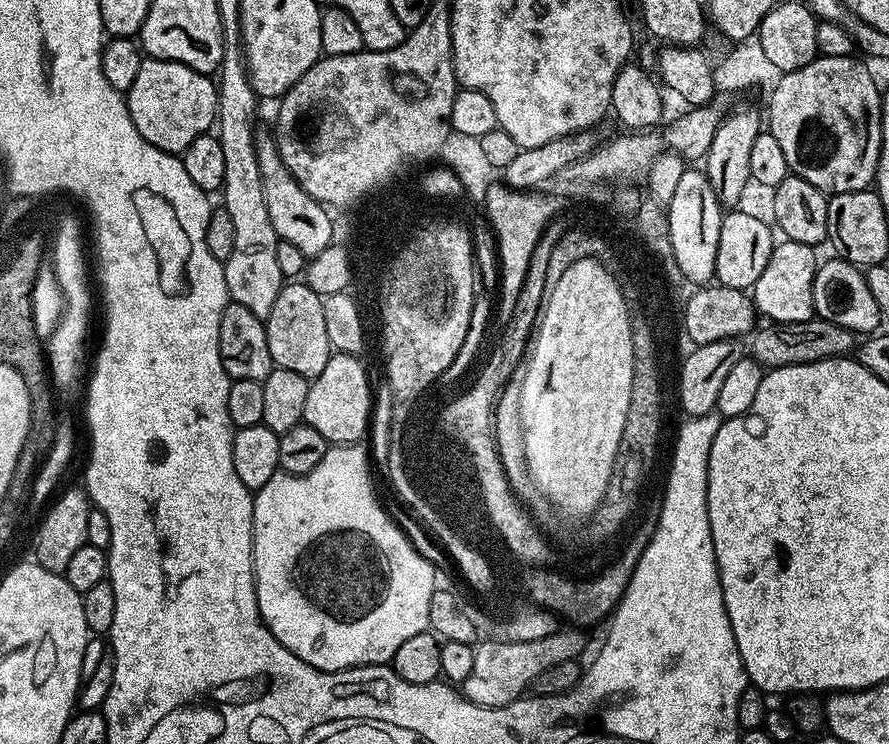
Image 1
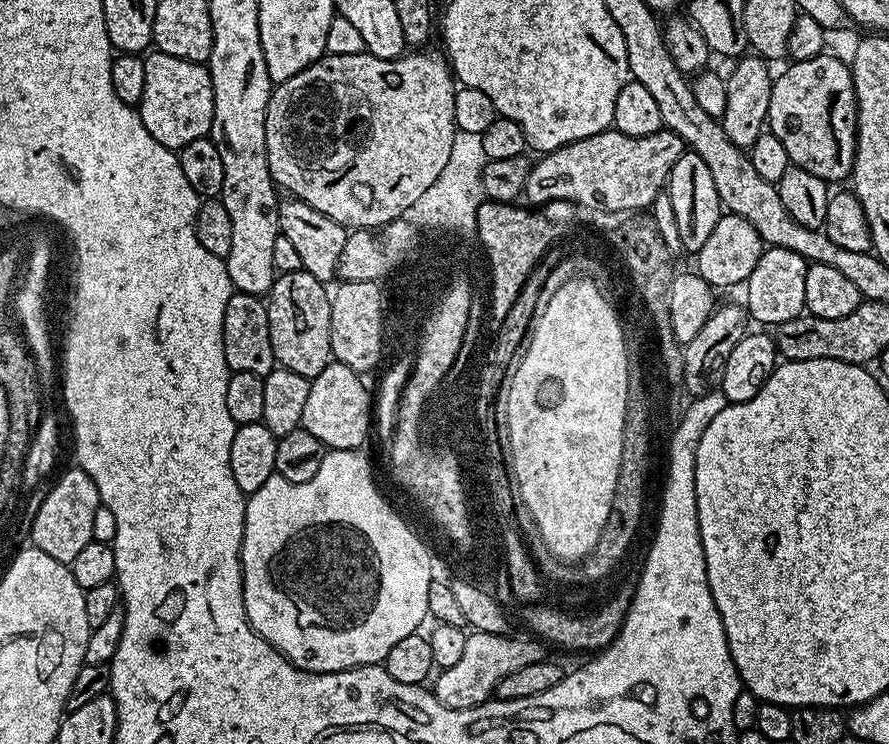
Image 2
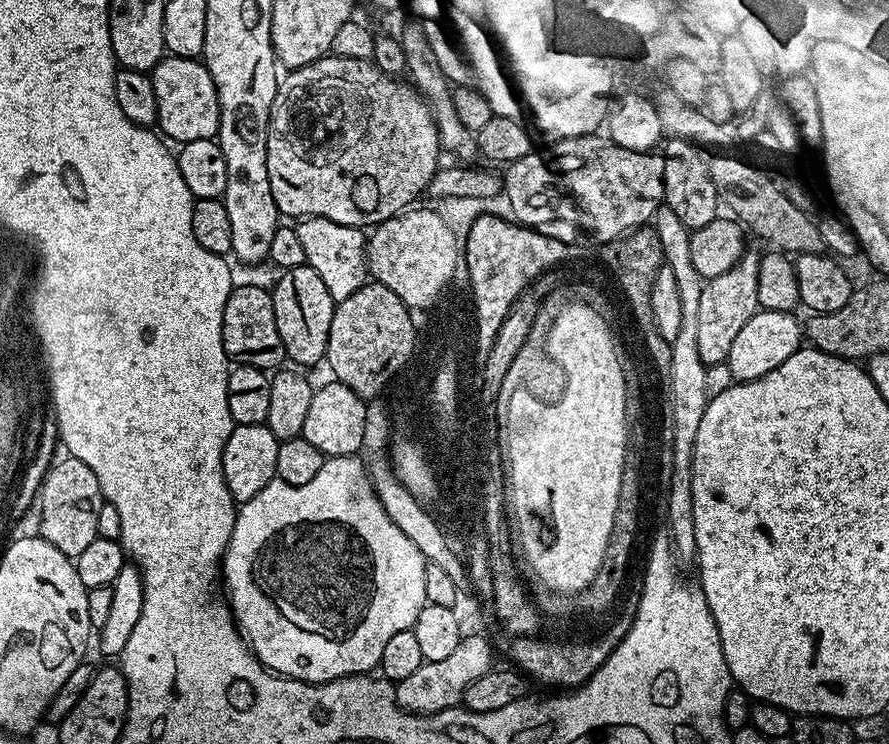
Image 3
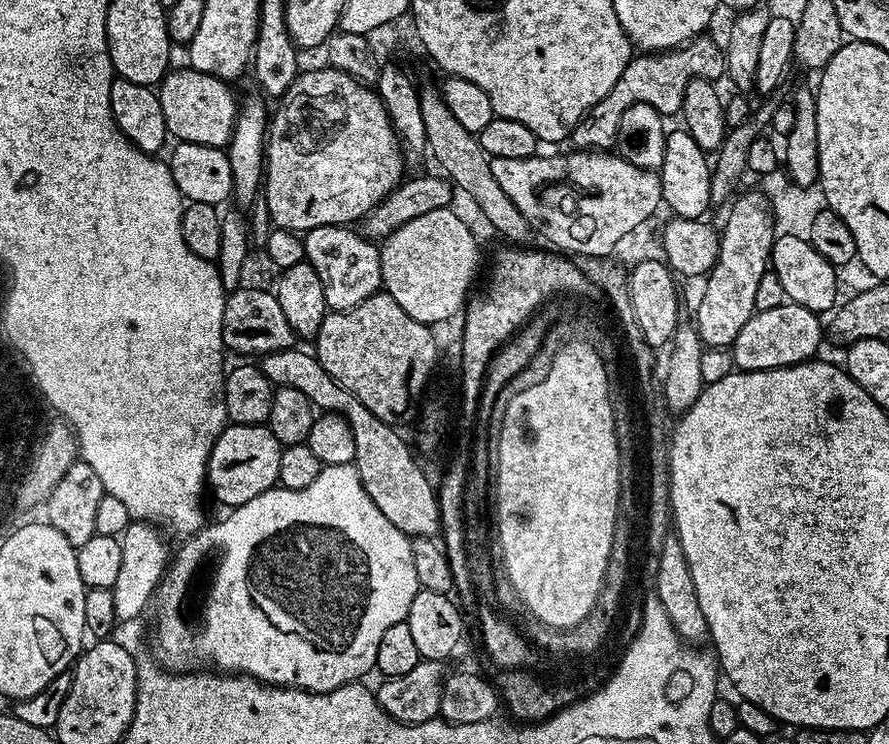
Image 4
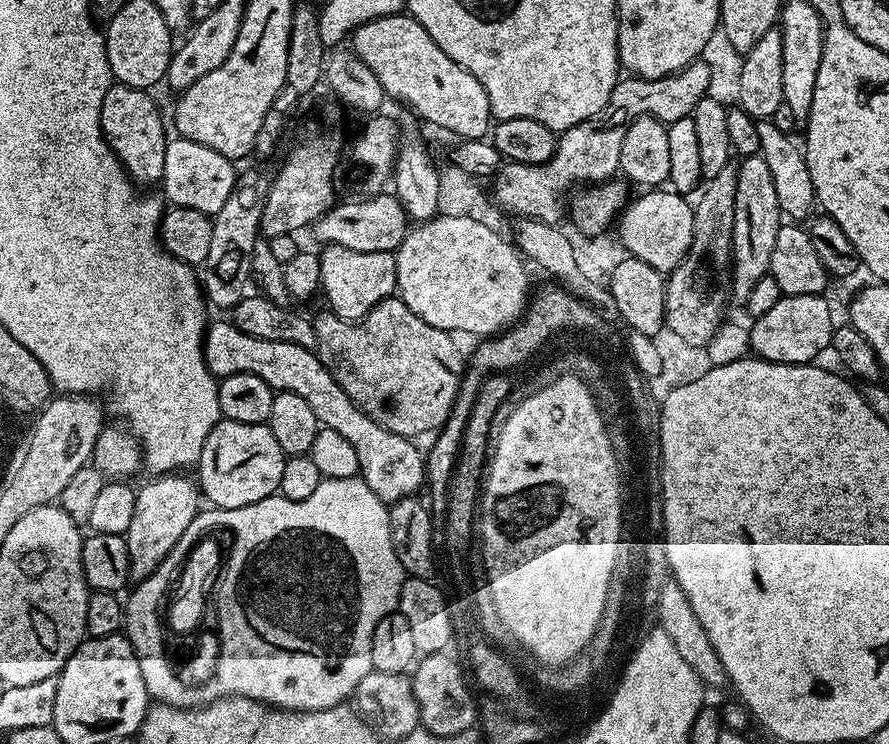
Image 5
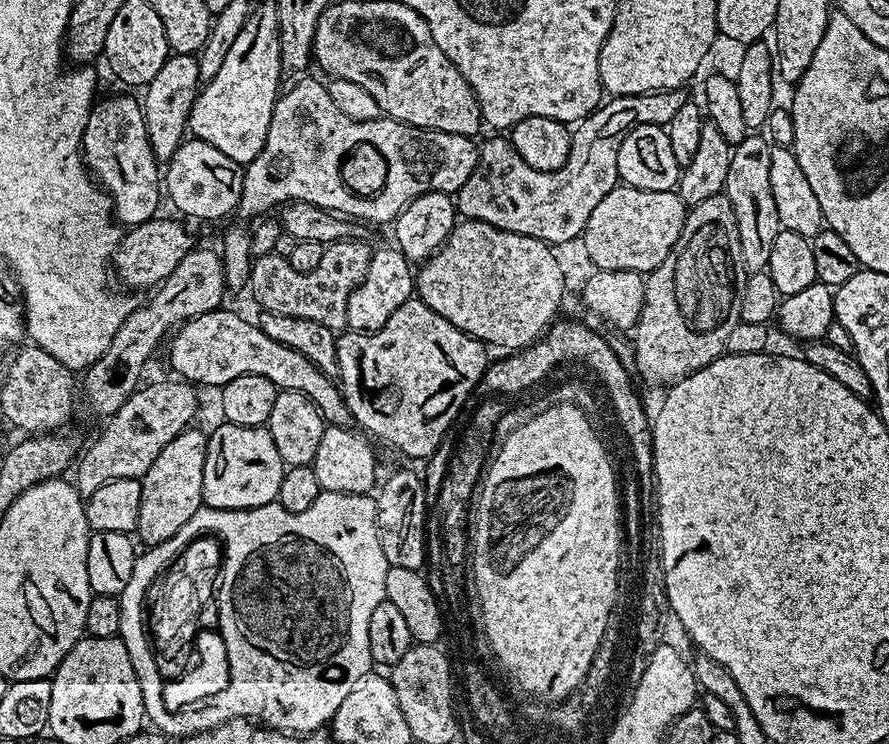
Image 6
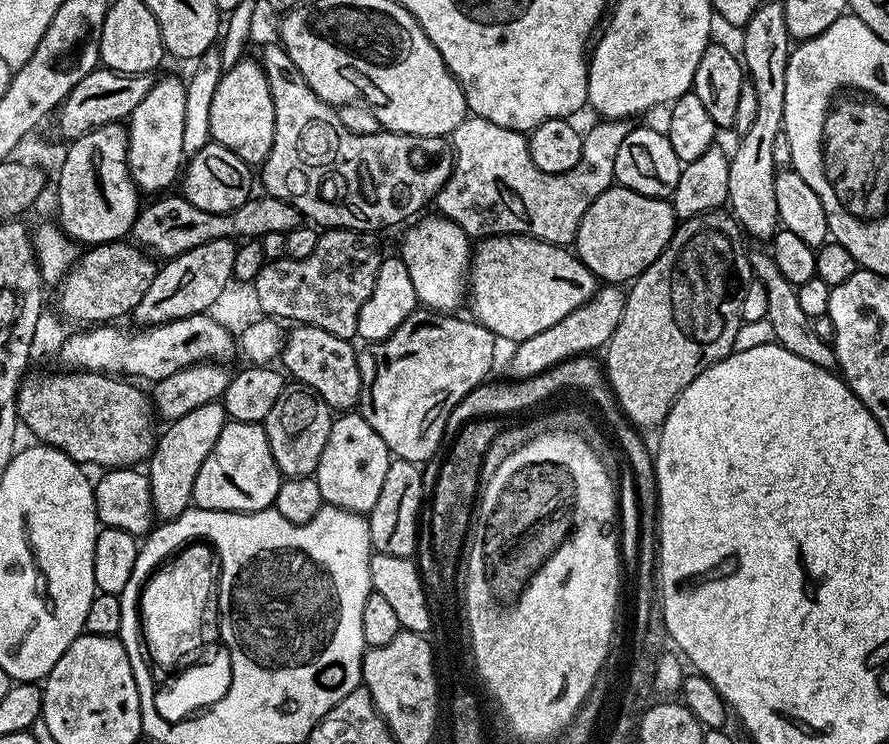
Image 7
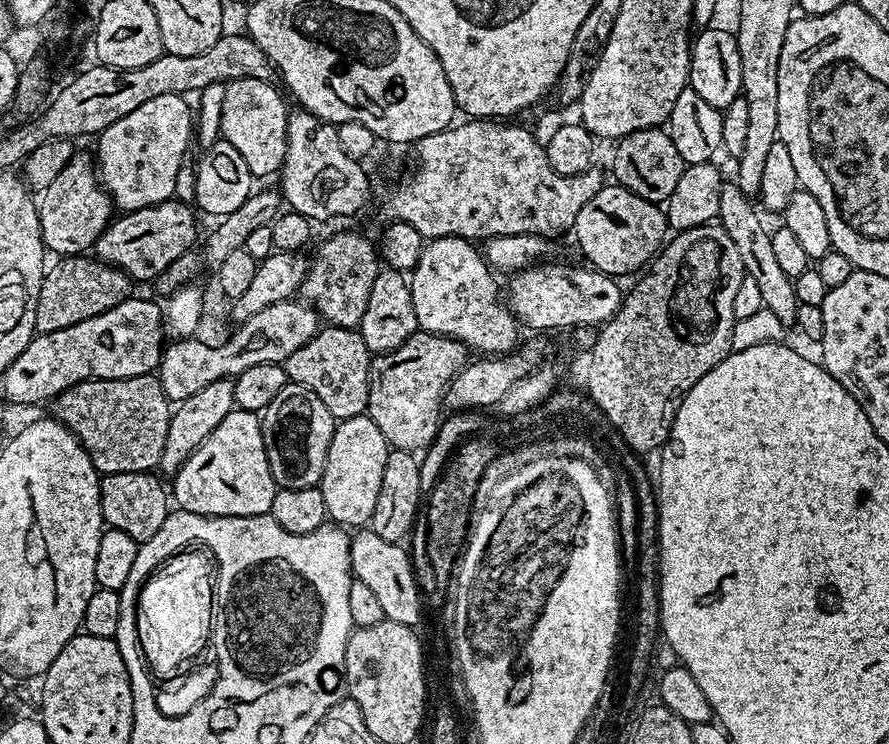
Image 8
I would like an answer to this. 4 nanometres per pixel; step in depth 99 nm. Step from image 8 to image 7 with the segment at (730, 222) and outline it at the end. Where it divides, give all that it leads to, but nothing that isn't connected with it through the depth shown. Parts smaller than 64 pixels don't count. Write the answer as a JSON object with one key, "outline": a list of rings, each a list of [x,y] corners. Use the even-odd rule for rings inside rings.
{"outline":[[[749,251],[748,261],[752,267],[753,277],[762,281],[766,290],[764,319],[768,320],[774,329],[775,343],[790,350],[790,354],[798,354],[798,358],[806,358],[806,362],[814,362],[814,366],[822,366],[829,370],[835,369],[836,349],[829,341],[818,338],[818,334],[814,334],[813,317],[808,316],[806,310],[802,310],[802,302],[798,302],[798,294],[796,293],[797,285],[786,282],[786,278],[782,278],[782,270],[778,270],[771,251]]]}

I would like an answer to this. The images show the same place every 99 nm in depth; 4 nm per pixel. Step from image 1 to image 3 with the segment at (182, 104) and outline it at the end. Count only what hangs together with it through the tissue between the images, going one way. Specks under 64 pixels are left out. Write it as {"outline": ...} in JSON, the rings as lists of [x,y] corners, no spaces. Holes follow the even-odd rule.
{"outline":[[[168,54],[158,61],[150,75],[157,99],[156,124],[169,141],[177,140],[177,145],[183,146],[195,140],[211,140],[219,133],[220,99],[214,78],[210,78],[203,62],[191,56]]]}

